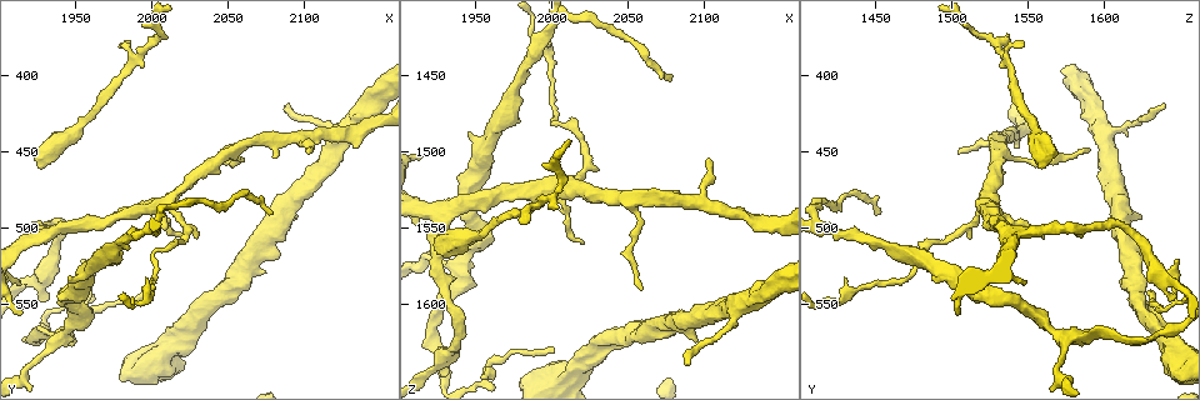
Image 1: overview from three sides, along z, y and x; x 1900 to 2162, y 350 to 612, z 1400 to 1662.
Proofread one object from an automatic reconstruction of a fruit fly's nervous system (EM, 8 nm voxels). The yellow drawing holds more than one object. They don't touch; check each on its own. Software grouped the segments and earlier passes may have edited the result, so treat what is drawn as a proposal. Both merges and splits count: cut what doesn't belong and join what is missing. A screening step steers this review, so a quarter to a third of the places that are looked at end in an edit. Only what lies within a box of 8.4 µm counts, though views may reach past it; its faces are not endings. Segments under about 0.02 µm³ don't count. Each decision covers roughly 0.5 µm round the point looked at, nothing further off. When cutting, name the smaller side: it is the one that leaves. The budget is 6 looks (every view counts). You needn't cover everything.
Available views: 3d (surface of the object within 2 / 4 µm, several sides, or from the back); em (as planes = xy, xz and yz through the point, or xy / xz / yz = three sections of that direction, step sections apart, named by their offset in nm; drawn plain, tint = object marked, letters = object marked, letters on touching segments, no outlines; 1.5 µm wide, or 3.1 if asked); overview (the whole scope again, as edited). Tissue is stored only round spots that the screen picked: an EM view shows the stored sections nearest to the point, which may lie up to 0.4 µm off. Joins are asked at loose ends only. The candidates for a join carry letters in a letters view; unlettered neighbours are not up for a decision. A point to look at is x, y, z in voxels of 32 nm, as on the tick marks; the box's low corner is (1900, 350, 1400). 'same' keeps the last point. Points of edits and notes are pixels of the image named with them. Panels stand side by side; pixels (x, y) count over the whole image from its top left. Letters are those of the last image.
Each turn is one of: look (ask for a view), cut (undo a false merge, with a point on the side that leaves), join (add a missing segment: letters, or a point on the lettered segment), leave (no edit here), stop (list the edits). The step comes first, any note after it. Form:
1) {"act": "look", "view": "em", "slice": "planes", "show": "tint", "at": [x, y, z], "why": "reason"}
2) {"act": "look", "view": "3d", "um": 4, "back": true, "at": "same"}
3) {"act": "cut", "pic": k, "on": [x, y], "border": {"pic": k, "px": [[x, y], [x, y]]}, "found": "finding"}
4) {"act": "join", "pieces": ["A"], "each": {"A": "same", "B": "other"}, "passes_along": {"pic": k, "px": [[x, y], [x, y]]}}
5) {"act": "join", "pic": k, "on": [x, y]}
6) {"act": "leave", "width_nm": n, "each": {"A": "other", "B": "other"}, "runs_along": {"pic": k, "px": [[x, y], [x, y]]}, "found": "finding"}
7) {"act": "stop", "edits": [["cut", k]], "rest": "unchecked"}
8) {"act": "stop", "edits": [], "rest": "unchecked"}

{"act": "look", "view": "3d", "um": 2, "at": [2090, 418, 1640], "why": "thin end"}

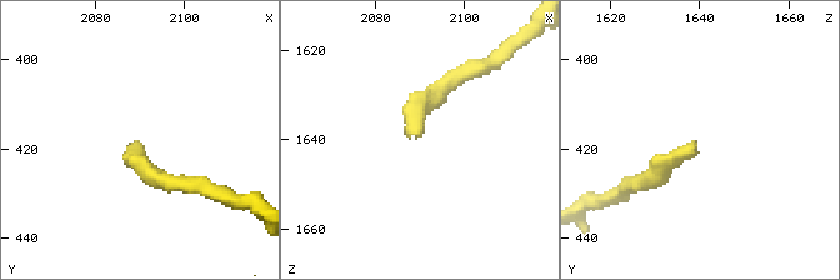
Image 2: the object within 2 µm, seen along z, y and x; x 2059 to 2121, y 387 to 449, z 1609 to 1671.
{"act": "look", "view": "em", "slice": "xz", "step": 4, "show": "letters", "at": [2090, 418, 1640], "why": "need the tissue"}

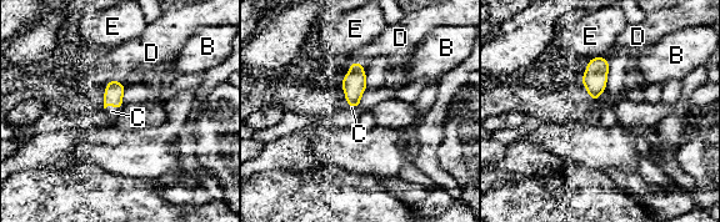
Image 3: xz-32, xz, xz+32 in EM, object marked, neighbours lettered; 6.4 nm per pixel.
{"act": "look", "view": "em", "slice": "planes", "show": "letters", "at": "same"}

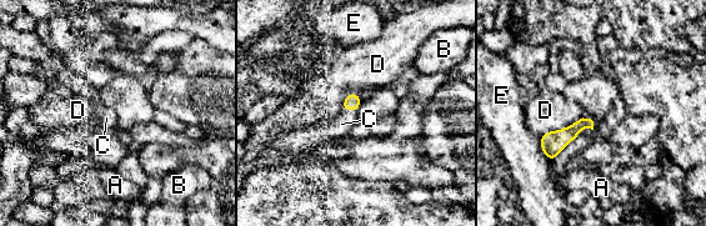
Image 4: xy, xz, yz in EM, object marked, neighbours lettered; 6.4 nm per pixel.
{"act": "join", "pieces": ["C"], "each": {"A": "other", "B": "other", "C": "same", "D": "other", "E": "other"}, "found": "it goes on there"}

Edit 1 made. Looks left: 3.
{"act": "look", "view": "overview", "why": "see it whole again"}

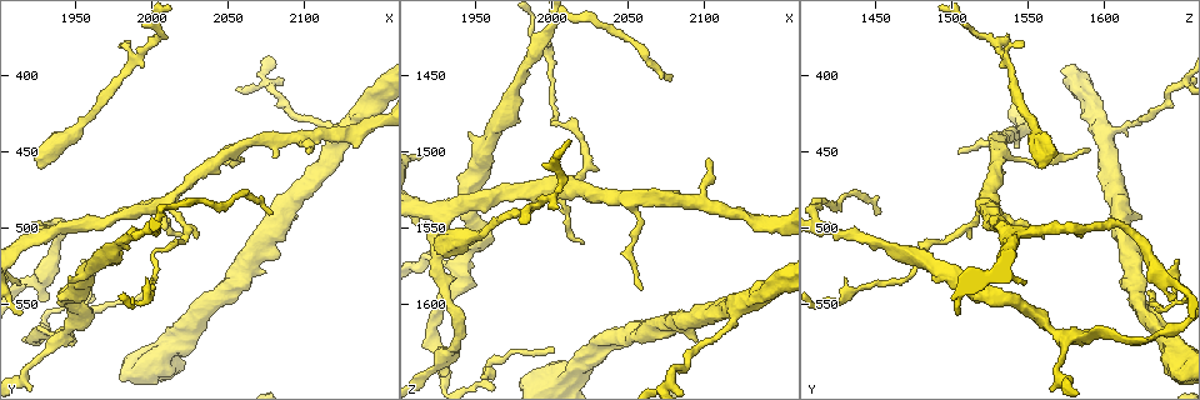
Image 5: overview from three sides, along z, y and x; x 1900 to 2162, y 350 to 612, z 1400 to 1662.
{"act": "look", "view": "em", "slice": "xz", "step": 4, "show": "tint", "at": [1926, 460, 1556], "why": "branch stops here"}

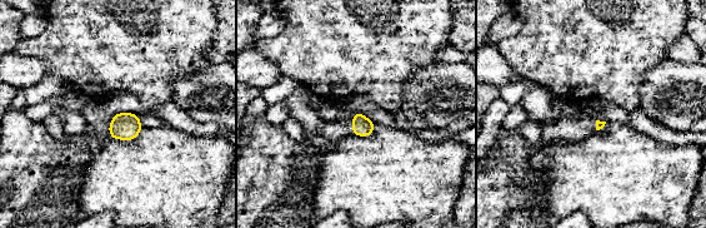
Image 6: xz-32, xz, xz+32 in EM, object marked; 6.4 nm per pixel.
{"act": "look", "view": "em", "slice": "planes", "show": "letters", "at": "same"}

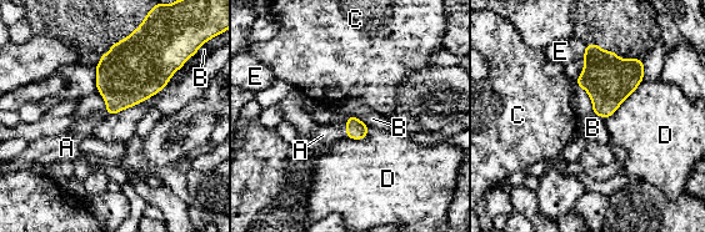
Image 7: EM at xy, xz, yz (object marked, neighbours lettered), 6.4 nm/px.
{"act": "join", "pieces": ["A"], "each": {"A": "same", "B": "other", "C": "other", "D": "other", "E": "other"}, "passes_along": {"pic": 7, "px": [[355, 130], [346, 129], [323, 135]]}, "found": "it goes on there"}

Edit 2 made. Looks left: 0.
{"act": "stop", "edits": [["join", 4], ["join", 7]], "rest": "unchecked"}

